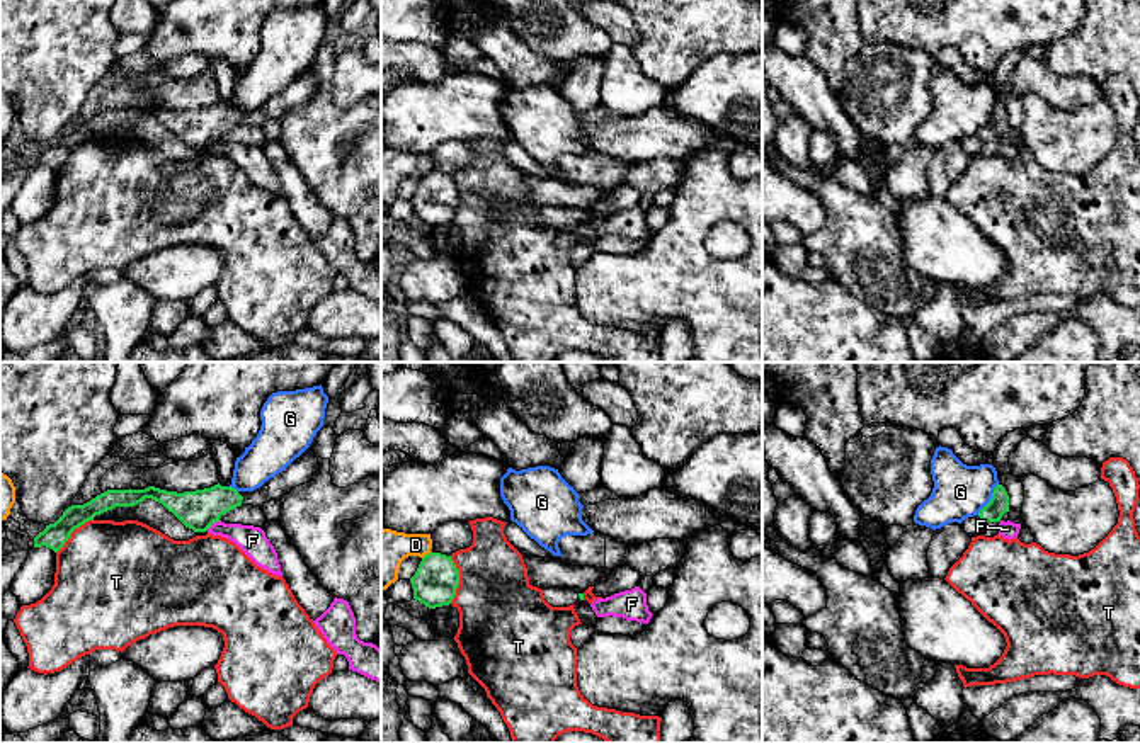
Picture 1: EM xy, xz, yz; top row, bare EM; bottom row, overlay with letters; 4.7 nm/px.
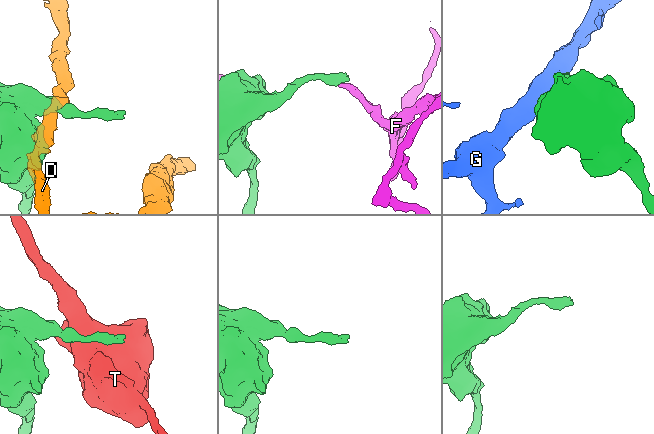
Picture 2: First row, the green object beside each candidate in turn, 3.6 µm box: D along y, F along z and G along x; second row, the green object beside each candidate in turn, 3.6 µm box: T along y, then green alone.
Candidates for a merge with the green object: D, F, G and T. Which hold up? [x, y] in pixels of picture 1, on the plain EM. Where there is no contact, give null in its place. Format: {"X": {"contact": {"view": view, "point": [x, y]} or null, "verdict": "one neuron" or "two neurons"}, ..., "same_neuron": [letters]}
{"D": {"contact": {"view": "xz", "point": [426, 174]}, "verdict": "two neurons"}, "F": {"contact": {"view": "xy", "point": [213, 141]}, "verdict": "two neurons"}, "G": {"contact": {"view": "yz", "point": [991, 118]}, "verdict": "two neurons"}, "T": {"contact": {"view": "xz", "point": [458, 199]}, "verdict": "two neurons"}, "same_neuron": []}

